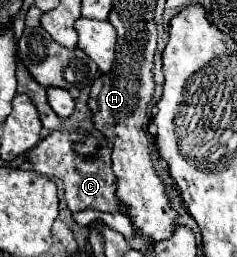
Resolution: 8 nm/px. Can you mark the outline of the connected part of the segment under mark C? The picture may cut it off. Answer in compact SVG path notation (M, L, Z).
M69 130L69 132L45 134L41 138L41 142L35 148L31 148L27 154L27 160L33 164L33 170L39 176L45 176L51 180L57 176L63 182L65 202L71 212L79 212L85 208L93 208L93 210L101 210L101 212L119 212L119 200L115 196L117 178L111 172L111 160L109 160L111 144L105 140L101 144L101 156L97 156L97 160L89 160L89 164L85 164L85 160L77 160L77 156L73 156L73 150L69 148L69 136L87 136L87 132Z

